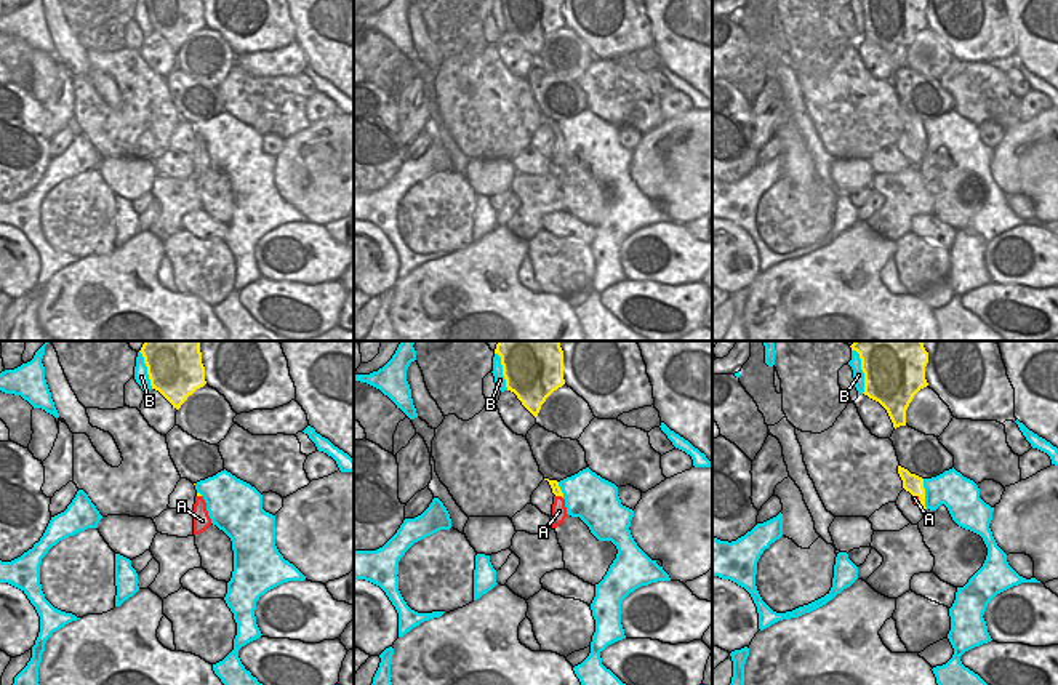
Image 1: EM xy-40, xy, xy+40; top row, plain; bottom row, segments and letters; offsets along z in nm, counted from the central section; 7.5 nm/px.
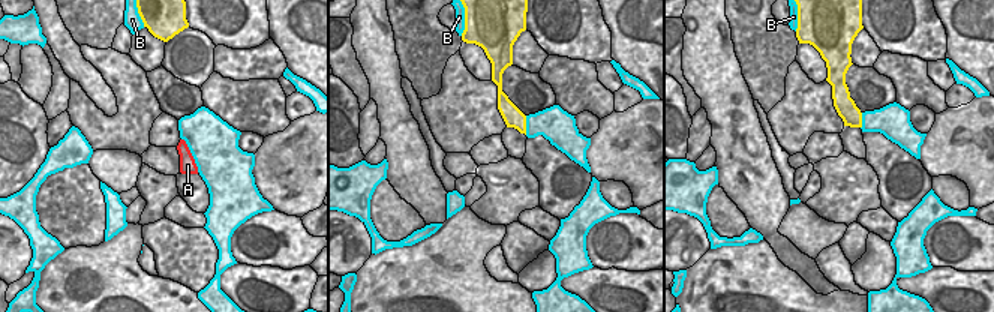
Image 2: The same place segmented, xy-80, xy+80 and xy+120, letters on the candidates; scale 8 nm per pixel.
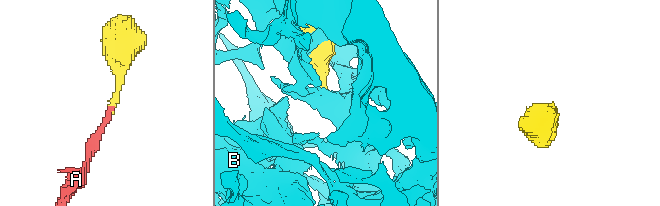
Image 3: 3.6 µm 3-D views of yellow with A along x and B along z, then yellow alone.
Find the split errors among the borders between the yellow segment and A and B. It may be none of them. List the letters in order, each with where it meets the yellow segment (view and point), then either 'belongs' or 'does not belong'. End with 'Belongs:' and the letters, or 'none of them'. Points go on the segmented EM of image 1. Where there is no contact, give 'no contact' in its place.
A: contact xy (559, 495); belongs
B: contact xy+40 (861, 368); does not belong
Belongs: A

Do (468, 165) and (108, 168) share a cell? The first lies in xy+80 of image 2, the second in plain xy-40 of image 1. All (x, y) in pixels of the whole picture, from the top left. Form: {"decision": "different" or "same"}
{"decision": "same"}

